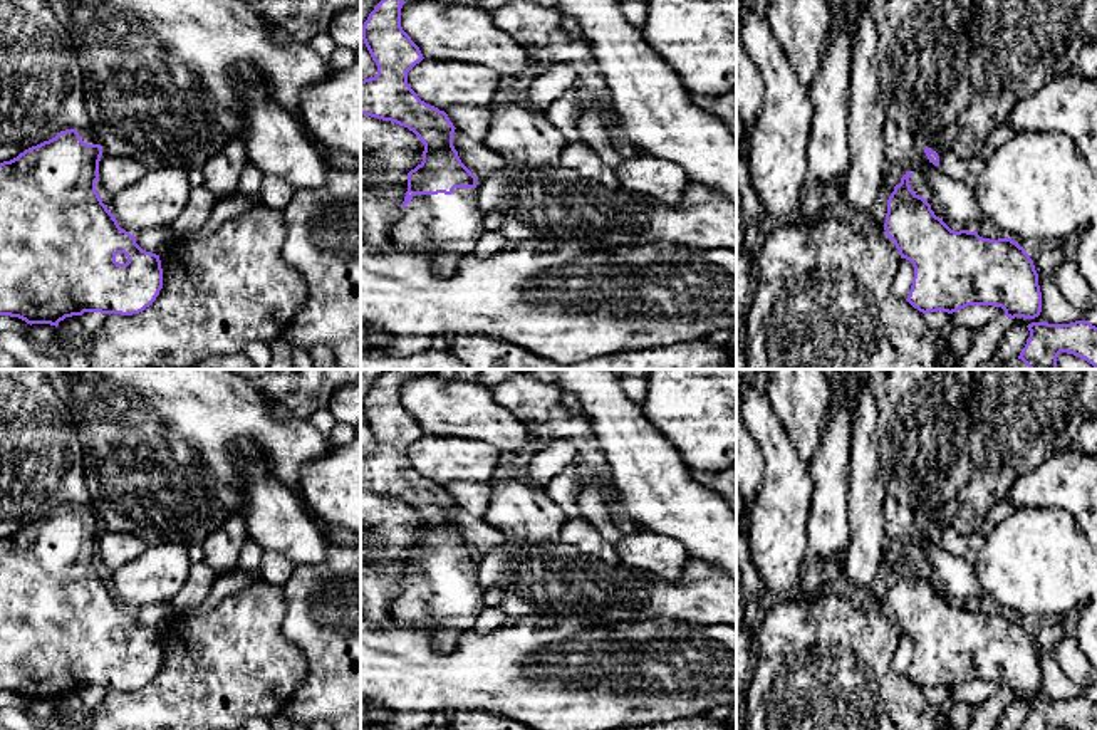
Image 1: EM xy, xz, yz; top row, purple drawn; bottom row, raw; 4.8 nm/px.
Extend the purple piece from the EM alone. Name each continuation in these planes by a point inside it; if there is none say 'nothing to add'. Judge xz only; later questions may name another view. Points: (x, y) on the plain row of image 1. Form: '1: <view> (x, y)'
1: xz (452, 599)

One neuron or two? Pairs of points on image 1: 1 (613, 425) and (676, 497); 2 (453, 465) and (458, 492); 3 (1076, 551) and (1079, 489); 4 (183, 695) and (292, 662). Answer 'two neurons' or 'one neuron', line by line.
1: one neuron
2: two neurons
3: two neurons
4: one neuron

